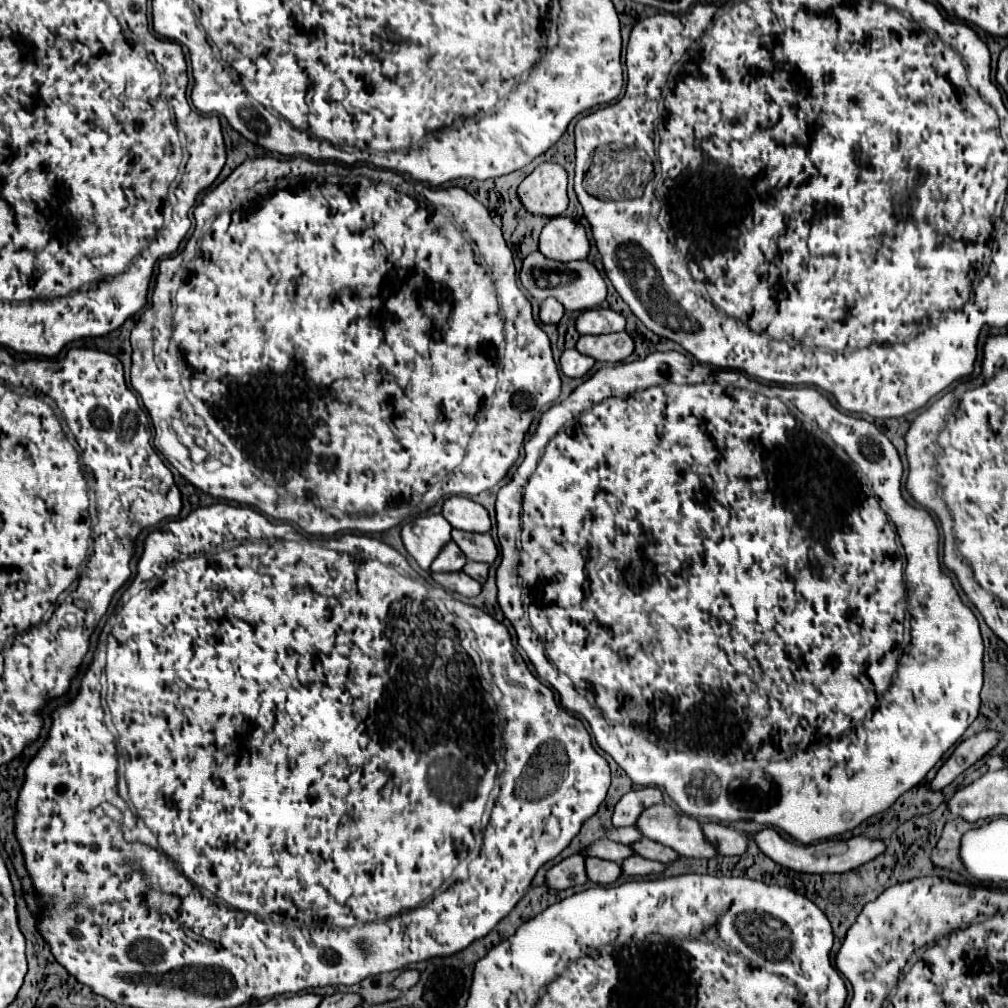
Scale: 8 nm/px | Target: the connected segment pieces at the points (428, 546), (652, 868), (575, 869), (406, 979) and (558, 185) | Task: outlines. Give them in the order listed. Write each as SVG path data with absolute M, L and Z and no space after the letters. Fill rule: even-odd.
M433 514L405 524L401 538L407 552L417 560L417 564L423 570L429 570L431 562L437 558L443 546L451 542L451 530L451 524L441 514Z
M633 856L633 858L627 858L623 862L623 872L629 874L629 876L651 876L651 874L663 874L665 872L665 864L659 864L659 862L653 862L653 860L647 860L647 858L641 858L641 856Z
M581 854L561 860L547 872L547 884L555 890L581 886L587 882L589 882L589 878L587 878L587 870L585 870L585 858Z
M407 968L407 970L403 970L403 972L395 978L393 986L395 986L395 988L401 988L401 990L407 990L407 988L415 986L415 982L419 982L419 970Z
M543 162L521 182L517 192L529 212L561 216L569 204L567 172L555 162Z

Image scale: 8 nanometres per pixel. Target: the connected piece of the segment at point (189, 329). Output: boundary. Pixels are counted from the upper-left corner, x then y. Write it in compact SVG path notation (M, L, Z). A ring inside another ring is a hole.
M261 156L247 158L219 186L209 190L193 216L197 226L191 238L183 252L175 254L173 266L169 258L159 264L151 306L143 312L131 332L131 386L139 392L153 424L157 426L159 422L171 422L181 416L185 400L181 368L185 364L187 370L191 370L193 394L209 406L211 416L225 436L217 440L223 440L233 462L217 472L193 472L189 470L192 462L190 456L186 456L188 449L174 432L161 436L159 443L164 454L173 457L169 462L183 478L215 498L247 504L275 520L289 520L308 535L333 536L341 530L385 532L409 516L383 516L383 510L401 508L407 512L419 512L423 496L431 488L435 488L437 498L451 494L473 496L501 482L517 462L525 434L535 416L555 404L561 394L561 378L553 360L549 336L535 322L531 302L517 286L513 252L505 244L501 228L493 224L487 208L461 186L429 188L421 182L407 180L401 174L375 170L371 166L347 168L337 162L315 162L309 158L279 160L273 156ZM179 266L185 266L185 280L175 276ZM415 358L419 358L419 398L423 398L423 406L415 406L415 398L411 398L411 394L415 394L415 390L411 390L411 382L415 382L415 378L411 378L411 374L415 374Z

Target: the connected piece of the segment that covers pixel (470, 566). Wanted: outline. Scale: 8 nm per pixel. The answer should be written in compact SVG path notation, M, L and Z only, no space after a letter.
M469 560L469 562L463 566L463 572L469 574L471 578L475 578L477 582L485 584L487 572L489 572L489 564L485 564L485 562L471 562L471 560Z

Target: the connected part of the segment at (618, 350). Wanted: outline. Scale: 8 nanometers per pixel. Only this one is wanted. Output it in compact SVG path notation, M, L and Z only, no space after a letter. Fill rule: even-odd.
M617 332L601 336L581 336L577 350L599 362L621 362L633 354L635 344L627 332Z

